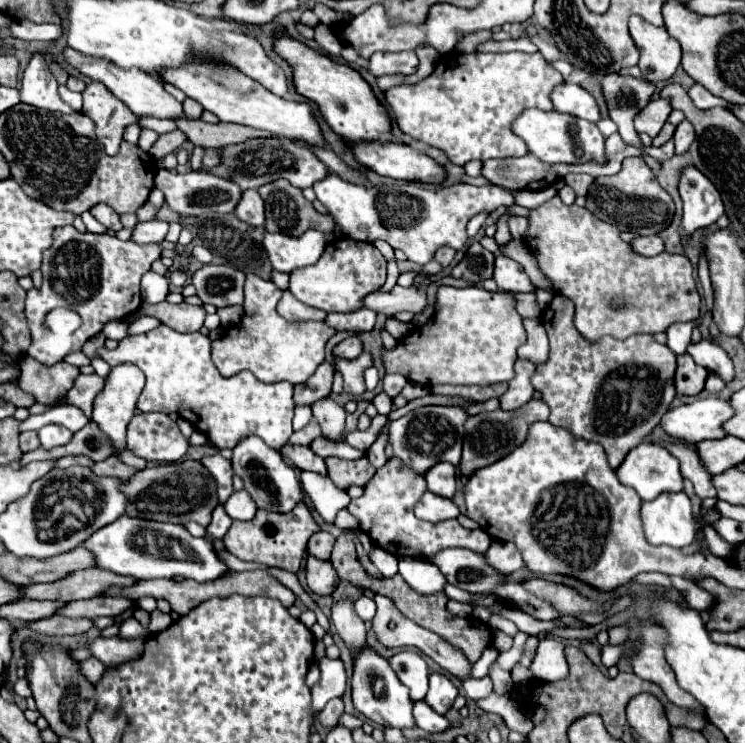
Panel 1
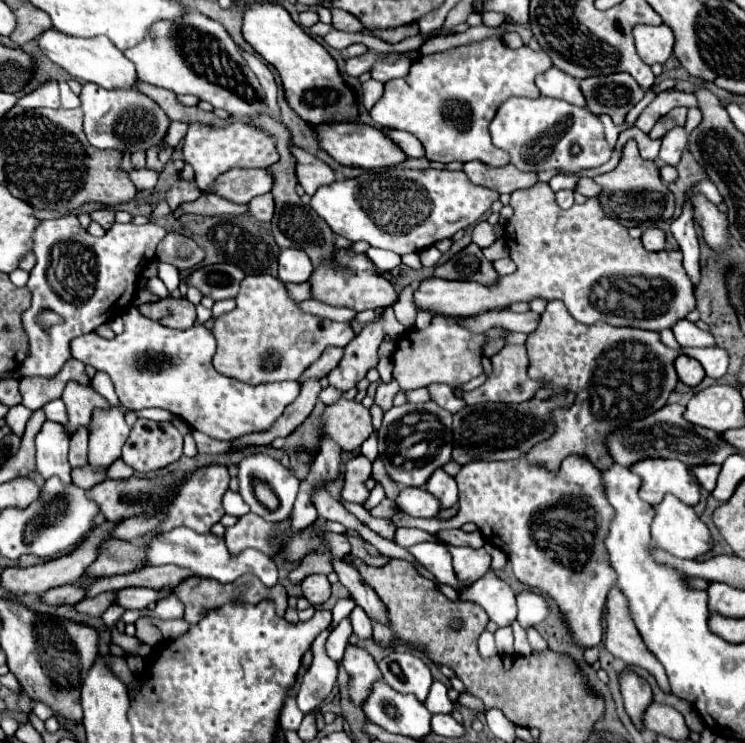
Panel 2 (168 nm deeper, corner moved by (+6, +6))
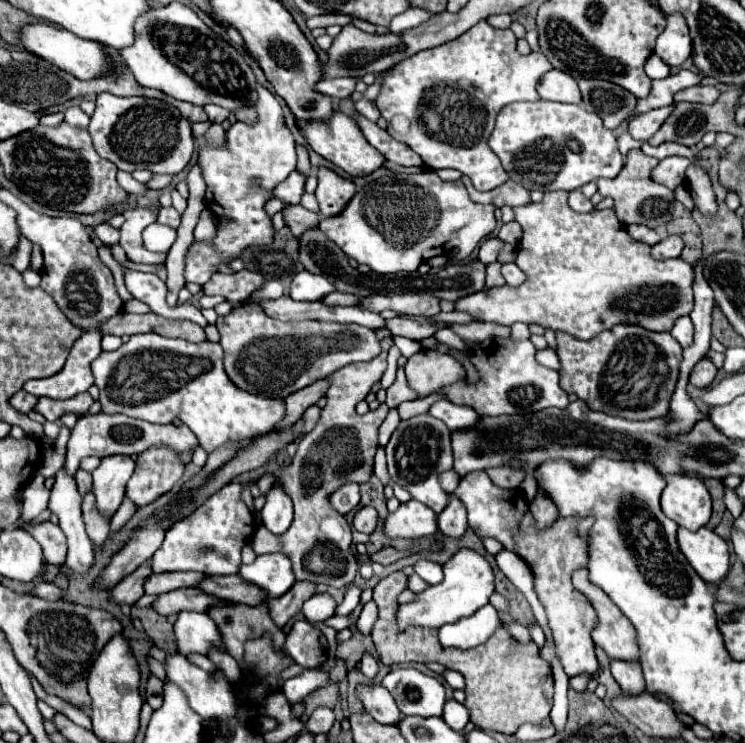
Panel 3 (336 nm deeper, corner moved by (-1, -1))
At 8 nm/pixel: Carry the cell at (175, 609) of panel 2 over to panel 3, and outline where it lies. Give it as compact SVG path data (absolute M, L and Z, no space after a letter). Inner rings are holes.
M188 610L180 612L174 624L174 632L178 640L178 650L182 656L188 656L188 654L208 656L212 648L226 652L222 636L218 634L218 626L214 624L212 618L208 618L208 614L188 612Z

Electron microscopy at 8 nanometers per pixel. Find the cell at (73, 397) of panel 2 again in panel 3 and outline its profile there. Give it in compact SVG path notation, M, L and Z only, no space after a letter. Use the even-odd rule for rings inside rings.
M94 414L94 416L80 416L80 420L76 422L76 426L72 428L70 440L68 440L68 452L66 452L66 464L64 470L66 474L74 476L80 460L86 456L114 456L114 454L126 454L126 456L138 456L146 450L150 450L152 446L166 446L170 450L174 450L176 454L184 454L184 452L194 452L200 444L196 434L186 426L174 426L174 424L150 424L146 420L136 420L136 418L128 418L122 414Z

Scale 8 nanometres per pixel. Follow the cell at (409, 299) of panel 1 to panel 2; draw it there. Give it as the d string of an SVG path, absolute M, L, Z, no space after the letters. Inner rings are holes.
M535 183L529 189L515 191L509 205L515 209L515 215L505 225L503 239L511 259L517 261L517 271L513 275L499 277L493 287L473 281L443 281L439 277L423 279L419 289L413 293L415 307L429 313L469 317L483 311L507 309L513 301L531 301L533 297L543 297L547 301L561 299L573 319L583 325L605 321L615 327L637 327L649 331L671 329L677 319L685 319L685 315L695 309L693 283L687 279L687 271L683 271L679 251L645 251L641 239L631 239L623 225L601 211L597 199L587 199L583 205L573 205L571 209L563 211L557 205L551 187L547 183Z

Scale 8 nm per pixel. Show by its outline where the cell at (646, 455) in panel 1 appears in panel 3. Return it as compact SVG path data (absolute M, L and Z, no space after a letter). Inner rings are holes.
M666 476L666 488L662 492L662 510L668 518L688 530L706 526L712 514L712 500L706 486L692 476Z

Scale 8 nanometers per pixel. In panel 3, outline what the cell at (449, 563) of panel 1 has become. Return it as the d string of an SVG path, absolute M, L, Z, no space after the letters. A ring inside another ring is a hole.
M418 560L418 562L414 564L414 572L416 572L426 584L430 584L430 586L442 582L442 578L444 578L442 566L436 564L436 562L430 562L430 560Z

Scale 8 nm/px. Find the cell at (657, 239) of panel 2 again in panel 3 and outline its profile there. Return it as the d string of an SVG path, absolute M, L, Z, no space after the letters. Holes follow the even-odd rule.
M668 236L666 240L658 242L652 246L652 256L656 260L664 260L664 258L678 258L680 252L684 248L684 242L680 236Z

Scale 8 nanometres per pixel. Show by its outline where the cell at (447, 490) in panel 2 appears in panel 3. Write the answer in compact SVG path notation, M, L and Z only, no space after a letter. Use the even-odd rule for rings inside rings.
M450 494L450 504L438 516L438 530L444 536L460 538L460 536L464 536L466 528L468 528L466 508L464 508L462 502L458 502L458 498L454 498L454 494Z

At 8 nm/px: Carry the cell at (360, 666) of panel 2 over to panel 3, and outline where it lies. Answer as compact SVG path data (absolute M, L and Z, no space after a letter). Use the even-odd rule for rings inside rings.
M370 684L358 688L358 698L362 700L366 712L380 724L386 726L398 726L402 720L402 714L382 684Z

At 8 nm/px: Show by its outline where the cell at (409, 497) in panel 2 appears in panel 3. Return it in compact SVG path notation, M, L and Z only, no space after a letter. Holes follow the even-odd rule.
M410 500L406 504L400 504L396 512L388 514L388 518L384 520L384 536L388 540L432 536L438 532L436 522L438 518L434 510L418 500Z

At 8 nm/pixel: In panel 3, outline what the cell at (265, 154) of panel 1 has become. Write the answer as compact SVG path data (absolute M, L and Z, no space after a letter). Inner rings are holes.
M318 168L316 198L320 204L322 218L338 216L346 208L346 202L350 202L350 198L354 194L356 194L354 182L340 178L336 172L332 172L328 168Z

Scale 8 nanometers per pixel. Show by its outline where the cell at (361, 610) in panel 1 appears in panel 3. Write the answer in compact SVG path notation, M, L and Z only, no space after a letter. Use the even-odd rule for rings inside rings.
M364 654L364 658L362 658L362 666L360 666L360 670L362 670L362 674L368 678L368 680L374 680L374 676L378 674L378 662L372 658L372 656L368 656L368 654Z

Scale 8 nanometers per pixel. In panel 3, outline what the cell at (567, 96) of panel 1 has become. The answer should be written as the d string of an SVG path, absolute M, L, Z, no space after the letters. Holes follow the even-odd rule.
M550 70L546 76L542 76L538 82L538 94L542 100L568 102L568 104L582 102L576 80L562 70Z

